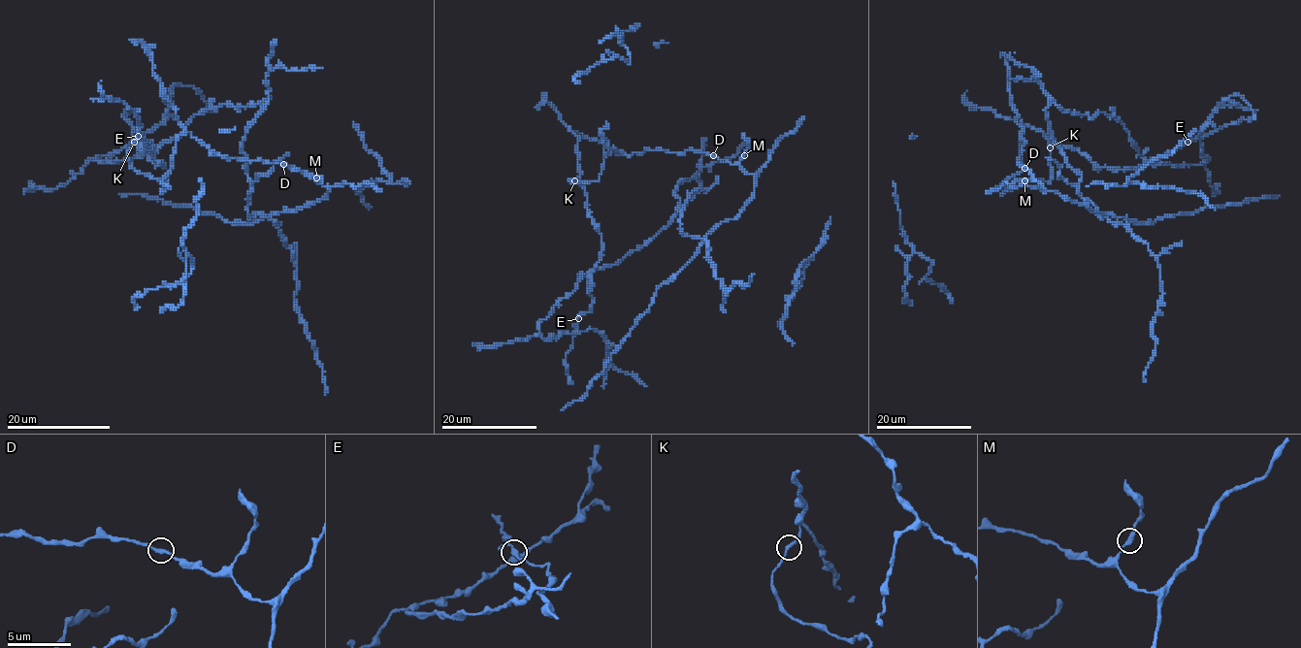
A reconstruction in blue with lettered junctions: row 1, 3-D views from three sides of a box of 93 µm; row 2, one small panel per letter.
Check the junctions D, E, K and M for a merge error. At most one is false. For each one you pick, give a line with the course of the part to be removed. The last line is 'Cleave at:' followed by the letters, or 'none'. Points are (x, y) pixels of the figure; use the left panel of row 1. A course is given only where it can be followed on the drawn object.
Cleave at: none

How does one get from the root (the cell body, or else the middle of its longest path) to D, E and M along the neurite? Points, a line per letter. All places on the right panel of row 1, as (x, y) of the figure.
D: (1050, 132), (1066, 163), (1081, 176), (1079, 193), (1101, 216), (1108, 216), (1048, 191), (1024, 168)
E: (1050, 132), (1046, 110), (1055, 103), (1113, 115), (1139, 156), (1166, 165), (1210, 159), (1199, 137), (1188, 142)
M: (1050, 132), (1066, 163), (1081, 176), (1079, 193), (1101, 216), (1108, 216), (1048, 191), (1033, 179), (1024, 180)

